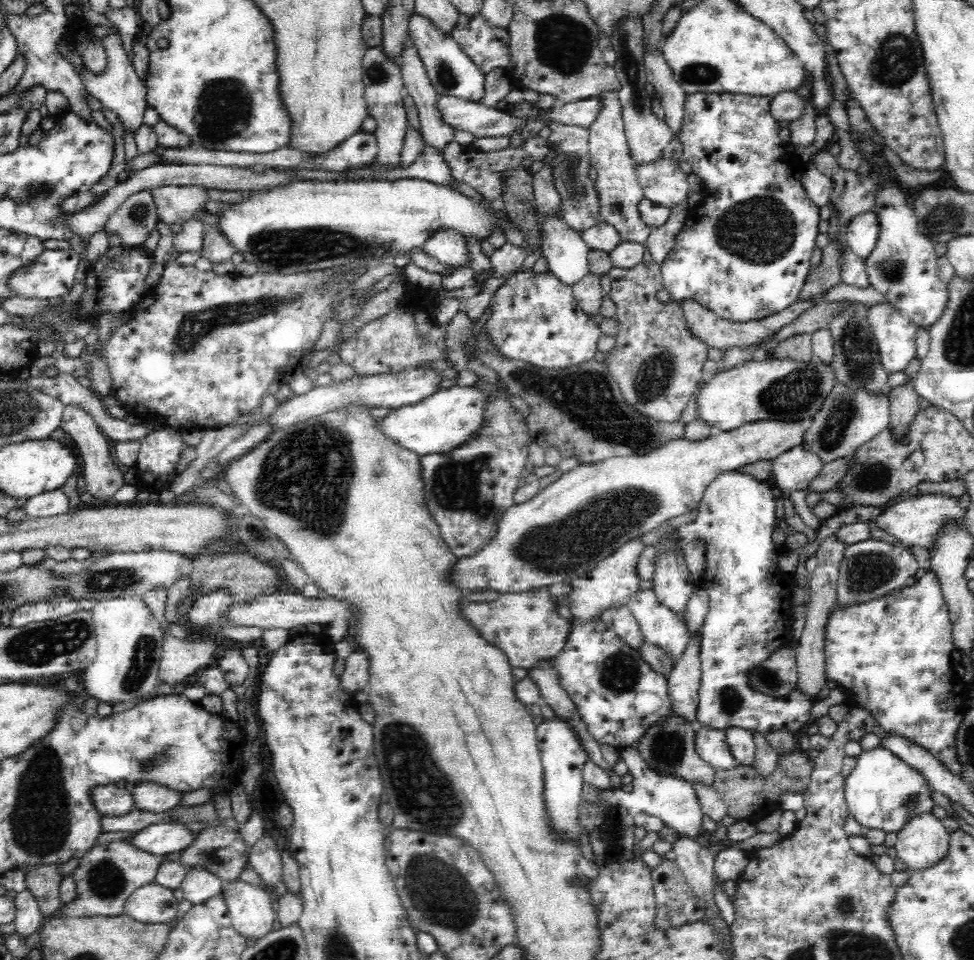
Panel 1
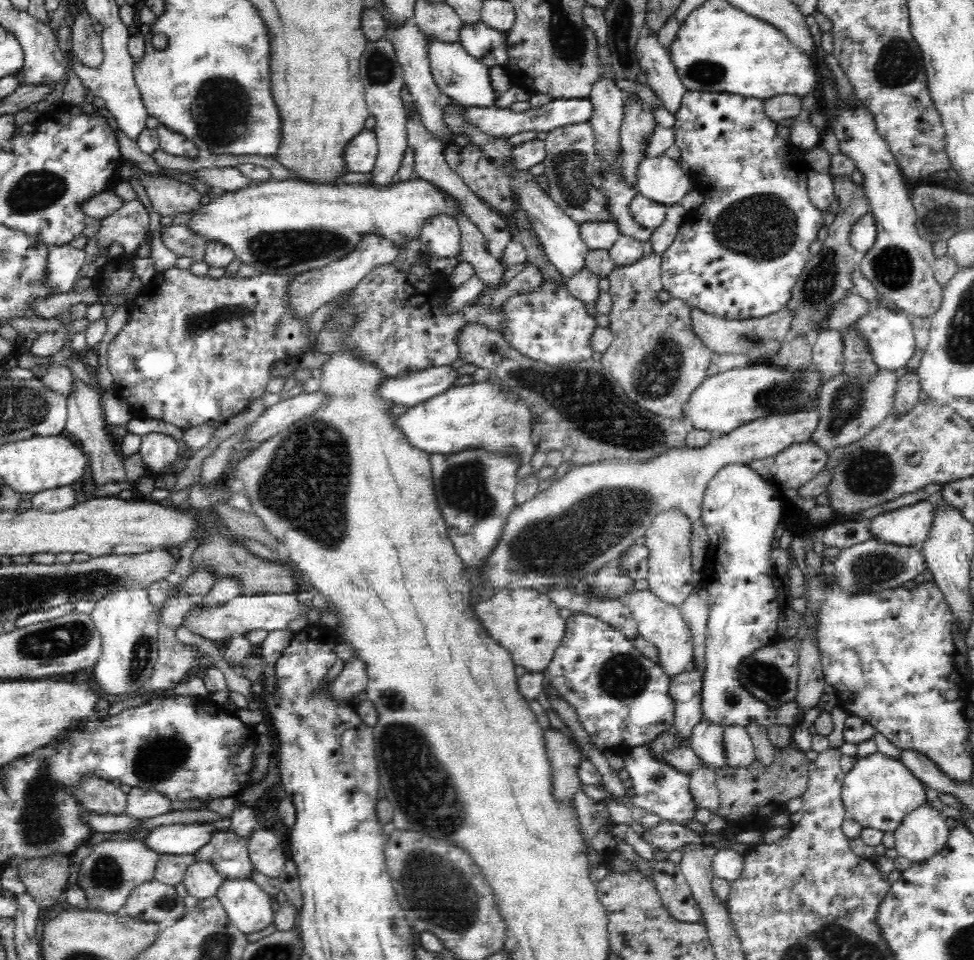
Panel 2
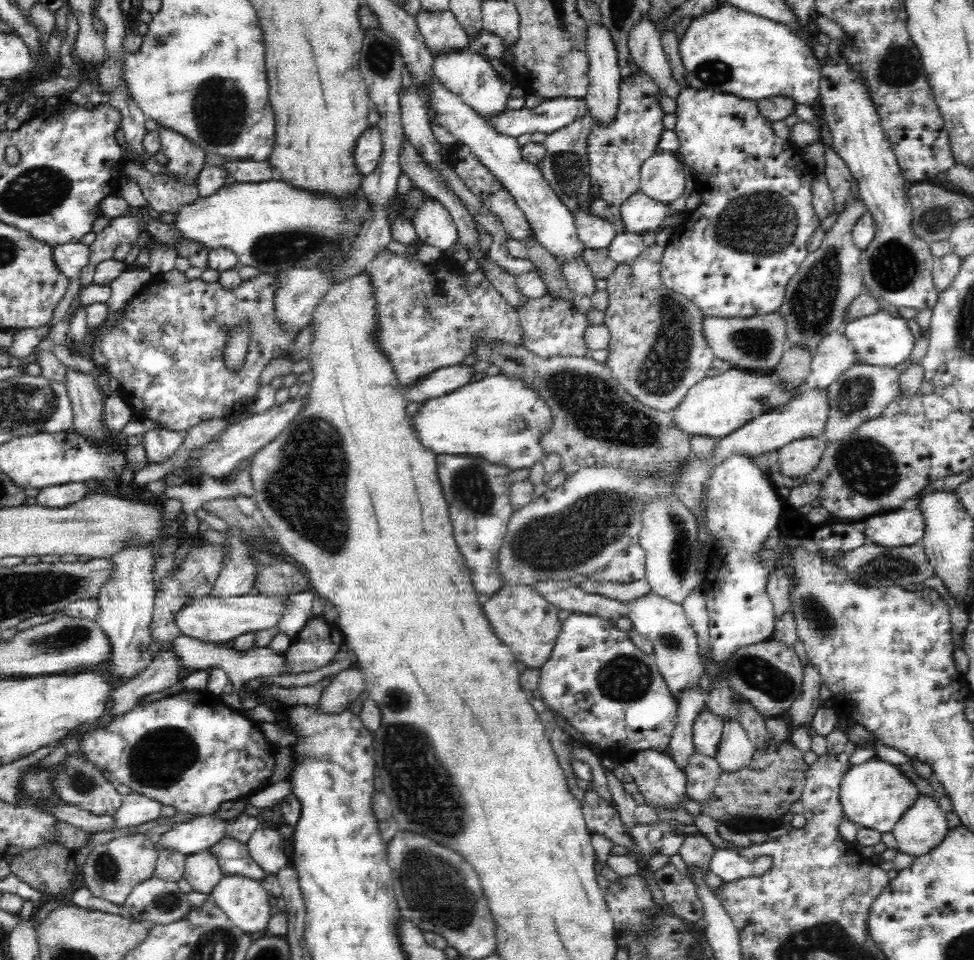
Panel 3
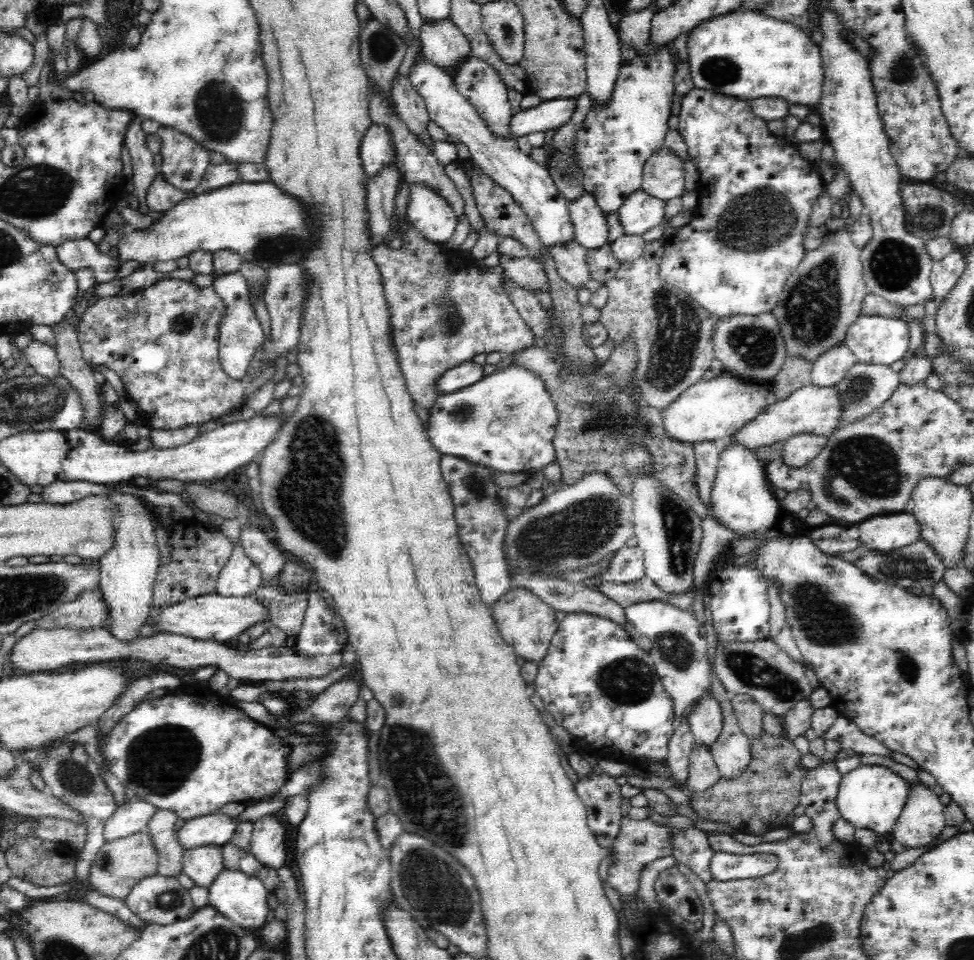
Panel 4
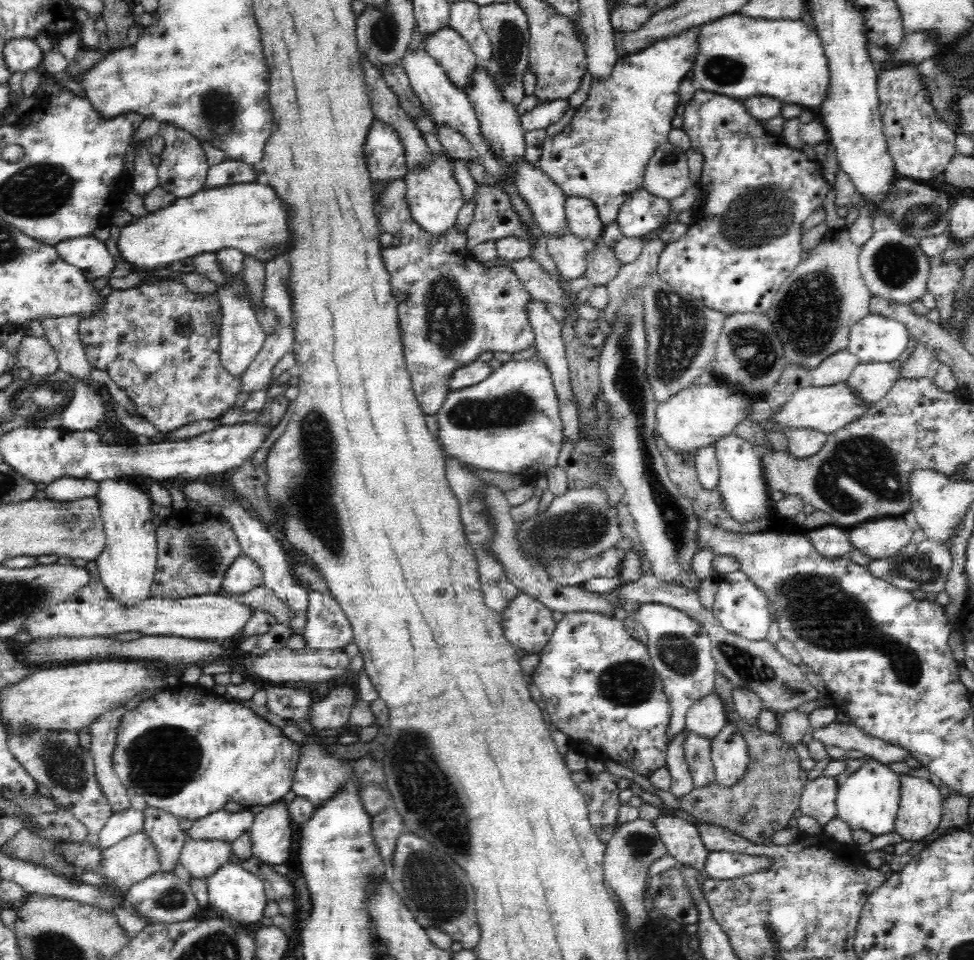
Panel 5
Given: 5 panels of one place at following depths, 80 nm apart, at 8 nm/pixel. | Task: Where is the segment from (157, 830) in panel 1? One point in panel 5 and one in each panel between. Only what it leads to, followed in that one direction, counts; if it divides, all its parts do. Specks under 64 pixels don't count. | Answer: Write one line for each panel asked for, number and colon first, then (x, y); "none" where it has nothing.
2: (179, 839)
3: (188, 838)
4: (214, 829)
5: (220, 825)

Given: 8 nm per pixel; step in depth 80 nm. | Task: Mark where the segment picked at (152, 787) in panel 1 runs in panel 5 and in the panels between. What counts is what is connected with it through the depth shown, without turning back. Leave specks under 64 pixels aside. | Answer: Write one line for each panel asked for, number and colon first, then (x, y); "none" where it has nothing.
2: (142, 803)
3: (136, 809)
4: (134, 814)
5: (129, 821)

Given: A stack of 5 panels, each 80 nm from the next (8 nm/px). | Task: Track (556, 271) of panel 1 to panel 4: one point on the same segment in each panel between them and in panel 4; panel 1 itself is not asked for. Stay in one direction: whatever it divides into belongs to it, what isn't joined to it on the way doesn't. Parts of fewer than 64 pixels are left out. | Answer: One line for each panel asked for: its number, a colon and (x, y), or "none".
2: (559, 236)
3: (554, 227)
4: (533, 190)

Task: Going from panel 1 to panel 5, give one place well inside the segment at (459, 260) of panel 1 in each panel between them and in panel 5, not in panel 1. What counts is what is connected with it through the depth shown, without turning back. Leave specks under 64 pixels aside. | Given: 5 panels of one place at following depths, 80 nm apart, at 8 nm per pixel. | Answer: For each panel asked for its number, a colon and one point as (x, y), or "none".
2: (441, 236)
3: (435, 227)
4: (431, 216)
5: (433, 196)

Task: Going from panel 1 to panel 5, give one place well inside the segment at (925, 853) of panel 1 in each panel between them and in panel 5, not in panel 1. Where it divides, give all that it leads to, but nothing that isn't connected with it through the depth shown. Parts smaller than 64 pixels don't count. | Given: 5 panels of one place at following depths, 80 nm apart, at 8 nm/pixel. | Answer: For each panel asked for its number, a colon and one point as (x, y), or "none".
2: (923, 833)
3: (923, 826)
4: (922, 820)
5: (920, 810)

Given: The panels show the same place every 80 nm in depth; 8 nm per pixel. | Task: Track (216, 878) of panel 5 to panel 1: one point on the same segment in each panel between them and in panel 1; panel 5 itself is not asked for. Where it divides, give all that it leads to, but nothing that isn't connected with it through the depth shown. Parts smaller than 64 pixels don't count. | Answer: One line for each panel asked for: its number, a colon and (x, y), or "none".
1: (250, 907)
2: (249, 908)
3: (245, 901)
4: (241, 897)

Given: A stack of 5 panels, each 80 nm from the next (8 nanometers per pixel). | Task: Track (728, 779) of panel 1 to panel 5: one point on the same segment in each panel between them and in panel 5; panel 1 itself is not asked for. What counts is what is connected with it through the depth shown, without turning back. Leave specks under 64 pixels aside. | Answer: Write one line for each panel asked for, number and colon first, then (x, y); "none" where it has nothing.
2: (750, 795)
3: (755, 799)
4: (758, 801)
5: (762, 802)

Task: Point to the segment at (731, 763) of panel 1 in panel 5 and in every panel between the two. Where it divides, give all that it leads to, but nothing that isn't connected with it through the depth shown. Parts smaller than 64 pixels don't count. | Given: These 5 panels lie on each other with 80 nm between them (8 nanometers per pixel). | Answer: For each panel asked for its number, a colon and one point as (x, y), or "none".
2: (706, 740)
3: (707, 731)
4: (706, 722)
5: (706, 718)

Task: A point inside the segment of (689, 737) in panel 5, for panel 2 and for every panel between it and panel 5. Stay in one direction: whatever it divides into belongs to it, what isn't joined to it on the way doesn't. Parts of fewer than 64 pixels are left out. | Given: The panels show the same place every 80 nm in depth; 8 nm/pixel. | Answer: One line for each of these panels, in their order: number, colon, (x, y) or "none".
2: (705, 793)
3: (702, 773)
4: (703, 773)

